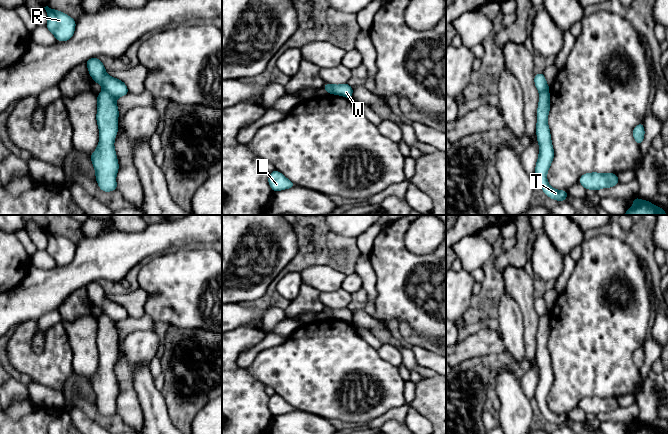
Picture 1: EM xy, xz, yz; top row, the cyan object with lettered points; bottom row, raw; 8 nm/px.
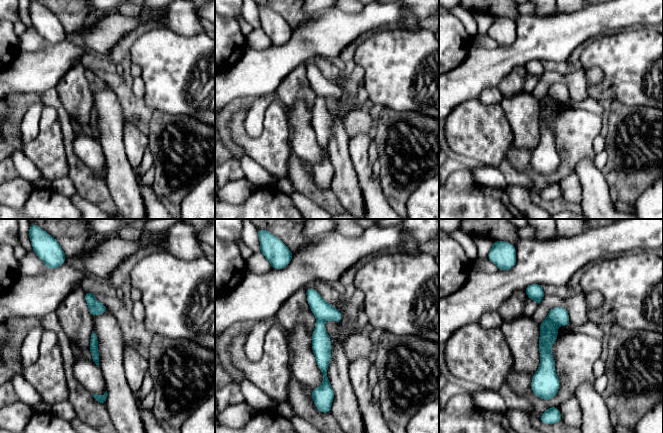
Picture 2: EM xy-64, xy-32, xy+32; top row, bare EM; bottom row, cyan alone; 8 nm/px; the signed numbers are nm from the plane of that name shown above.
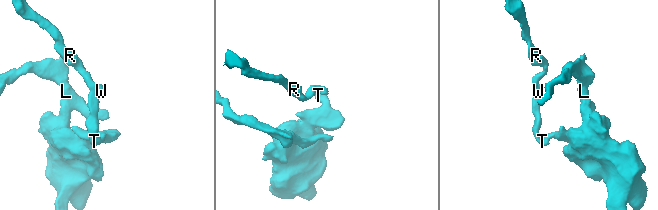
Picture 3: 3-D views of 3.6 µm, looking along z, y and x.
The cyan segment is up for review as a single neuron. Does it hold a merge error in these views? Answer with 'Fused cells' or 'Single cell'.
Fused cells

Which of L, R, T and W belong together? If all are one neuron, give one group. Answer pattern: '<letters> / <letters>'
L T / R W

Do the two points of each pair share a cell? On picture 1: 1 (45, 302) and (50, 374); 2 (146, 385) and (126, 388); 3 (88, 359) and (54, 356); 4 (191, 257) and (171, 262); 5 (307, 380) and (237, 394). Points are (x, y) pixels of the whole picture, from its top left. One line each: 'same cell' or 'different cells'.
1: different cells
2: different cells
3: different cells
4: same cell
5: different cells

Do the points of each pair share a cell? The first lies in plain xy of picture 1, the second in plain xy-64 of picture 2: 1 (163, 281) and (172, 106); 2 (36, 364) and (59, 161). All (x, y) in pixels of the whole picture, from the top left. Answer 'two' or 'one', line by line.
1: one
2: one

